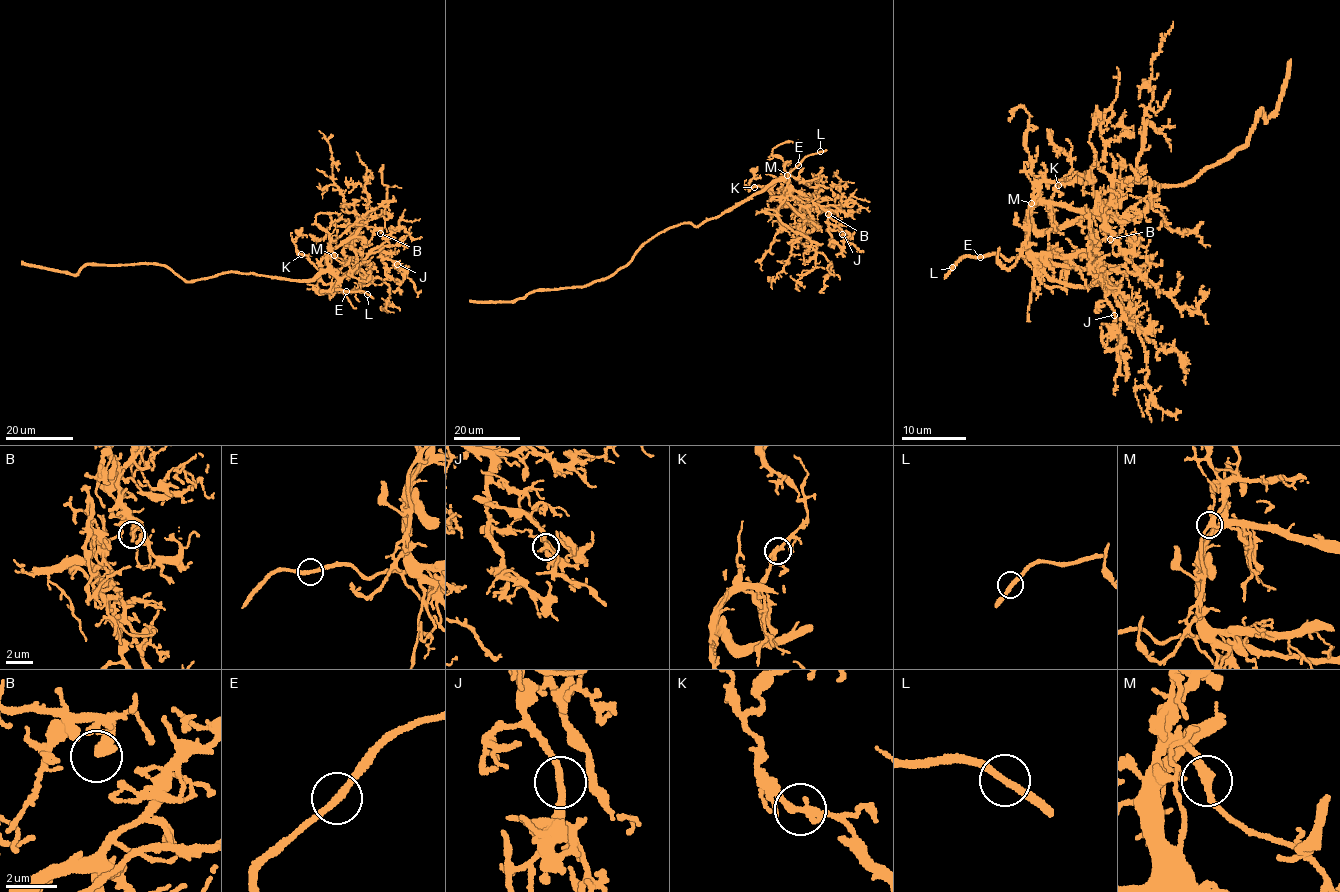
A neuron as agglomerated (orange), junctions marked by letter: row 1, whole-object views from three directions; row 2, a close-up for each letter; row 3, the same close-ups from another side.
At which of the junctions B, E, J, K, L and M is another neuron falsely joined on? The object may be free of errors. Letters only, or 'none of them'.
none of them

